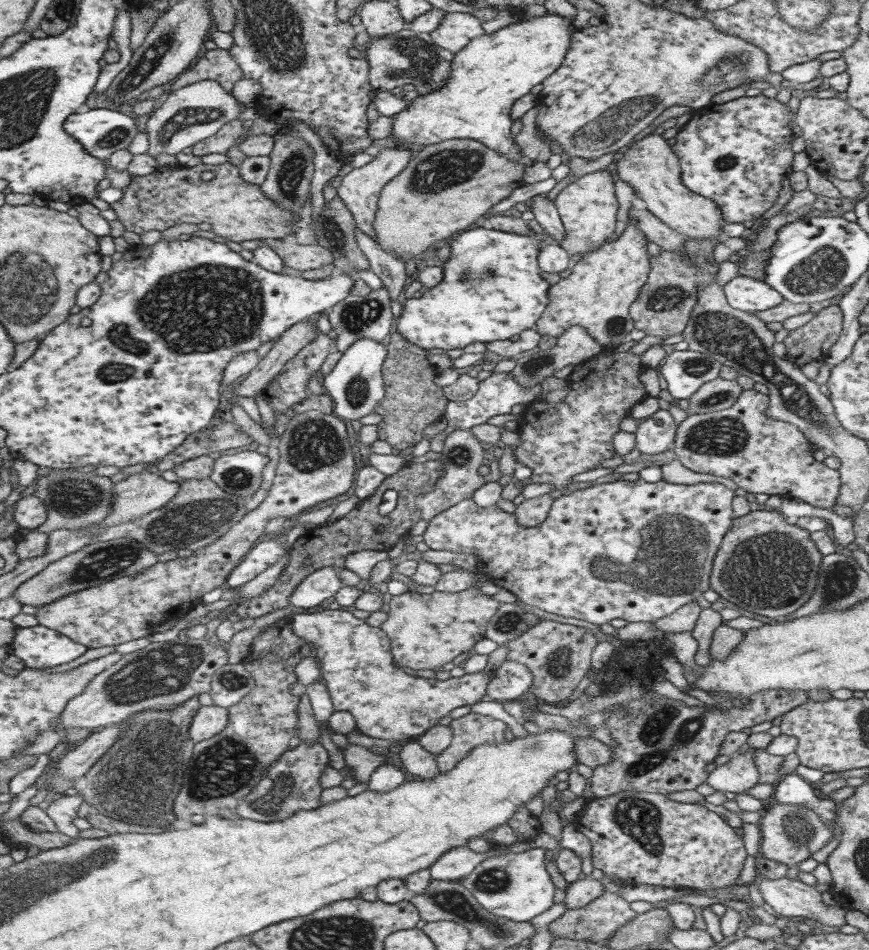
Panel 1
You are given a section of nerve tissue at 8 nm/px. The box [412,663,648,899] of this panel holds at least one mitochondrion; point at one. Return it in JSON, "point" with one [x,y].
{"point":[495,880]}

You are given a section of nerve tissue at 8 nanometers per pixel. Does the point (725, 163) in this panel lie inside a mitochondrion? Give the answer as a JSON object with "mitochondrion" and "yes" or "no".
{"mitochondrion":"yes"}

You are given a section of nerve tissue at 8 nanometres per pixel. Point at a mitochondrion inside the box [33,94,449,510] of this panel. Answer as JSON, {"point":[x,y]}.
{"point":[205,307]}

